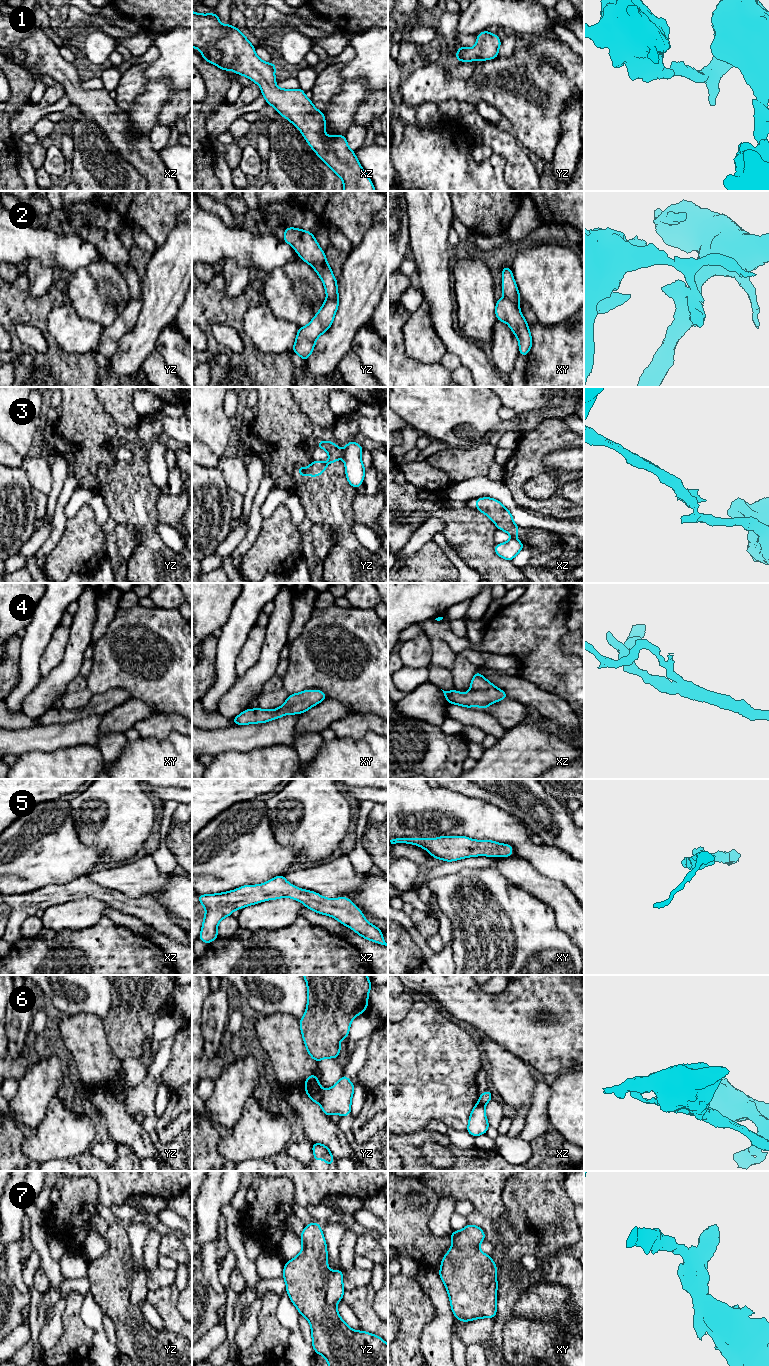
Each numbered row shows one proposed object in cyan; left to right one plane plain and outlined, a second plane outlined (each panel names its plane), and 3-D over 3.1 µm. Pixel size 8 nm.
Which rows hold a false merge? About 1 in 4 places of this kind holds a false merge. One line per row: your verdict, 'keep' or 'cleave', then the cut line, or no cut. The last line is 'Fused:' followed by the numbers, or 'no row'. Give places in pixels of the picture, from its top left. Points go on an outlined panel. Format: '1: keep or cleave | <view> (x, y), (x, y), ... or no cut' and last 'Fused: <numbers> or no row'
1: keep | no cut
2: cleave | xy (504, 295), (518, 308)
3: cleave | yz (342, 454), (343, 457)
4: keep | no cut
5: keep | no cut
6: cleave | yz (322, 1090), (322, 1096), (318, 1103)
7: keep | no cut
Fused: 2, 3, 6

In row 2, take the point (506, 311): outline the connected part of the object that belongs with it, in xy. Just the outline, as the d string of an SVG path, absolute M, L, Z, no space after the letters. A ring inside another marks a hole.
M507 297L496 301L495 314L498 321L506 322L519 342L519 354L527 356L533 344L529 326L520 309Z

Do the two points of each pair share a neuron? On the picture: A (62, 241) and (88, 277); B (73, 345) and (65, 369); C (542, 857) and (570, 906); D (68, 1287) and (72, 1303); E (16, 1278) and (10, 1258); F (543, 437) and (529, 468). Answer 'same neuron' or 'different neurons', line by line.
A: different neurons
B: different neurons
C: different neurons
D: different neurons
E: same neuron
F: same neuron

